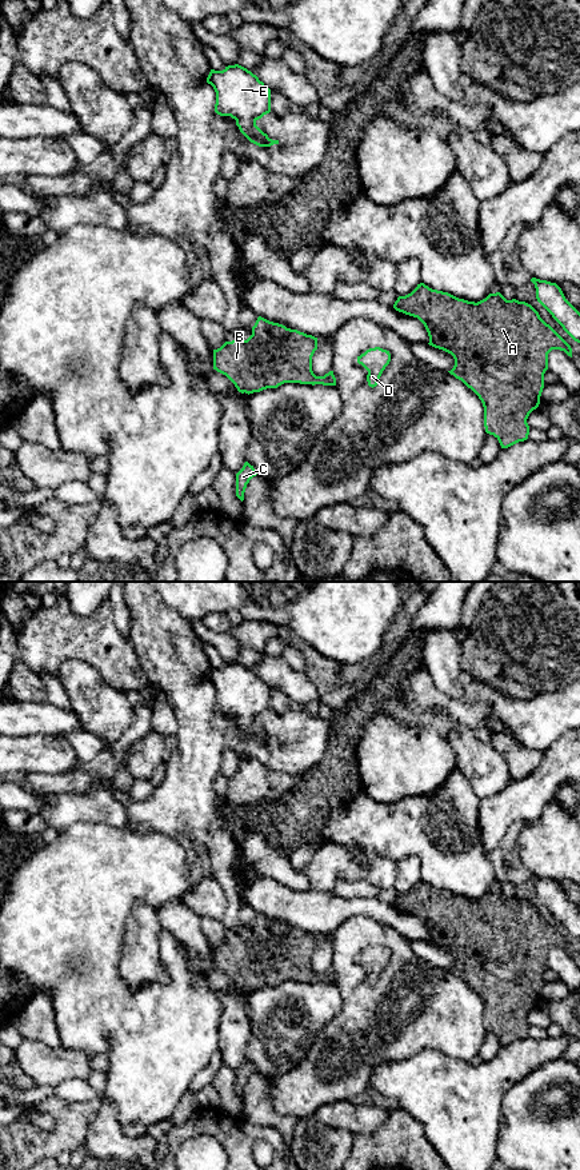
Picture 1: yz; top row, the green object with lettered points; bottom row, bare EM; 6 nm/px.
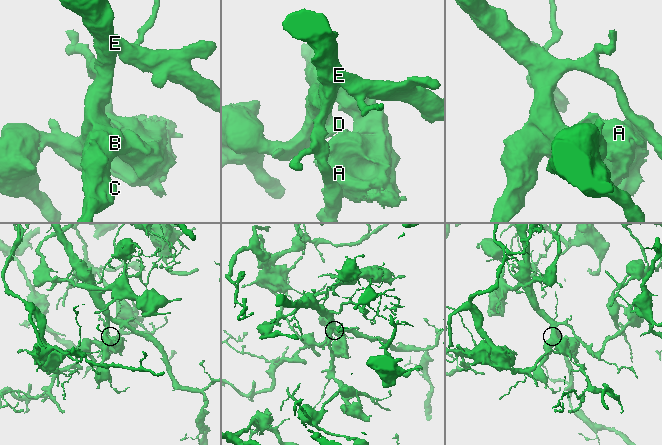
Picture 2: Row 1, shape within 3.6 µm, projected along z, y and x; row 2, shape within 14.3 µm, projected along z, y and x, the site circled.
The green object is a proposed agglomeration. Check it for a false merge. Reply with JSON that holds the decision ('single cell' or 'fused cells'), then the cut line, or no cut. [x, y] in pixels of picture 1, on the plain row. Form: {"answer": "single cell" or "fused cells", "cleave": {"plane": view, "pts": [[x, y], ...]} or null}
{"answer": "fused cells", "cleave": {"plane": "yz", "pts": [[286, 937], [267, 935], [254, 962]]}}

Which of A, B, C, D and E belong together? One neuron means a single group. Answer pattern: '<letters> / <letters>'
A B / C D E

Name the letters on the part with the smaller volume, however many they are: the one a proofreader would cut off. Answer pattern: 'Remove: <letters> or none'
Remove: A, B

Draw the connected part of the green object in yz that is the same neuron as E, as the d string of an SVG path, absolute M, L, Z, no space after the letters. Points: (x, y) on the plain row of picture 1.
M235 662L223 668L211 667L207 680L216 690L215 710L236 718L240 730L259 744L279 742L256 719L271 710L271 687L247 666Z

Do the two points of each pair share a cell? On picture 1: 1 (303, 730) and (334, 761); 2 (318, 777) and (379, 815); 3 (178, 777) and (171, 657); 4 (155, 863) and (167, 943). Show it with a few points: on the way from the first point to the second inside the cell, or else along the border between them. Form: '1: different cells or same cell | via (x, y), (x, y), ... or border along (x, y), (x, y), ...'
1: different cells | border along (331, 721), (331, 734), (324, 755), (303, 774)
2: different cells | border along (364, 791), (347, 806), (335, 810)
3: same cell | via (190, 747), (190, 694), (186, 686)
4: same cell | via (108, 918), (108, 978), (130, 999), (159, 998)

